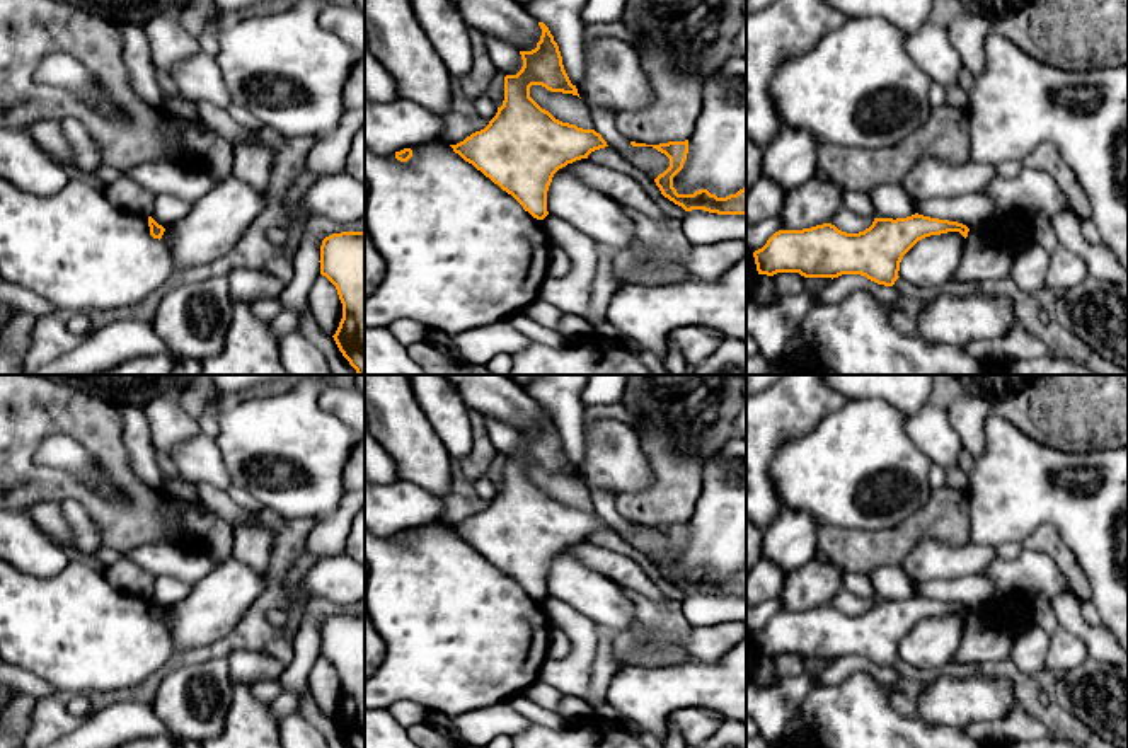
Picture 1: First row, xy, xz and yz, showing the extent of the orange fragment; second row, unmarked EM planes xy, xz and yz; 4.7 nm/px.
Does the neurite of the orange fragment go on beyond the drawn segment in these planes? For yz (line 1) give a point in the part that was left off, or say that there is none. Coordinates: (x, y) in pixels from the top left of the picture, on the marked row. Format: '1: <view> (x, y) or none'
1: none

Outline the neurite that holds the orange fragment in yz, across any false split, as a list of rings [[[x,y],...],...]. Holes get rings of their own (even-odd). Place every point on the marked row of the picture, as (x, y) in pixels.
[[[912,215],[906,218],[874,218],[872,225],[859,233],[847,233],[832,223],[803,230],[779,230],[767,244],[753,252],[758,274],[774,276],[777,273],[799,273],[804,278],[838,278],[842,274],[860,274],[867,279],[893,286],[900,278],[903,256],[922,239],[959,232],[964,239],[970,228],[958,222]]]

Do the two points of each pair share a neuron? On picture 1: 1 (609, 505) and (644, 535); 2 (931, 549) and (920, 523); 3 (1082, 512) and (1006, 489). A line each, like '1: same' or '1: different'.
1: same
2: different
3: same

